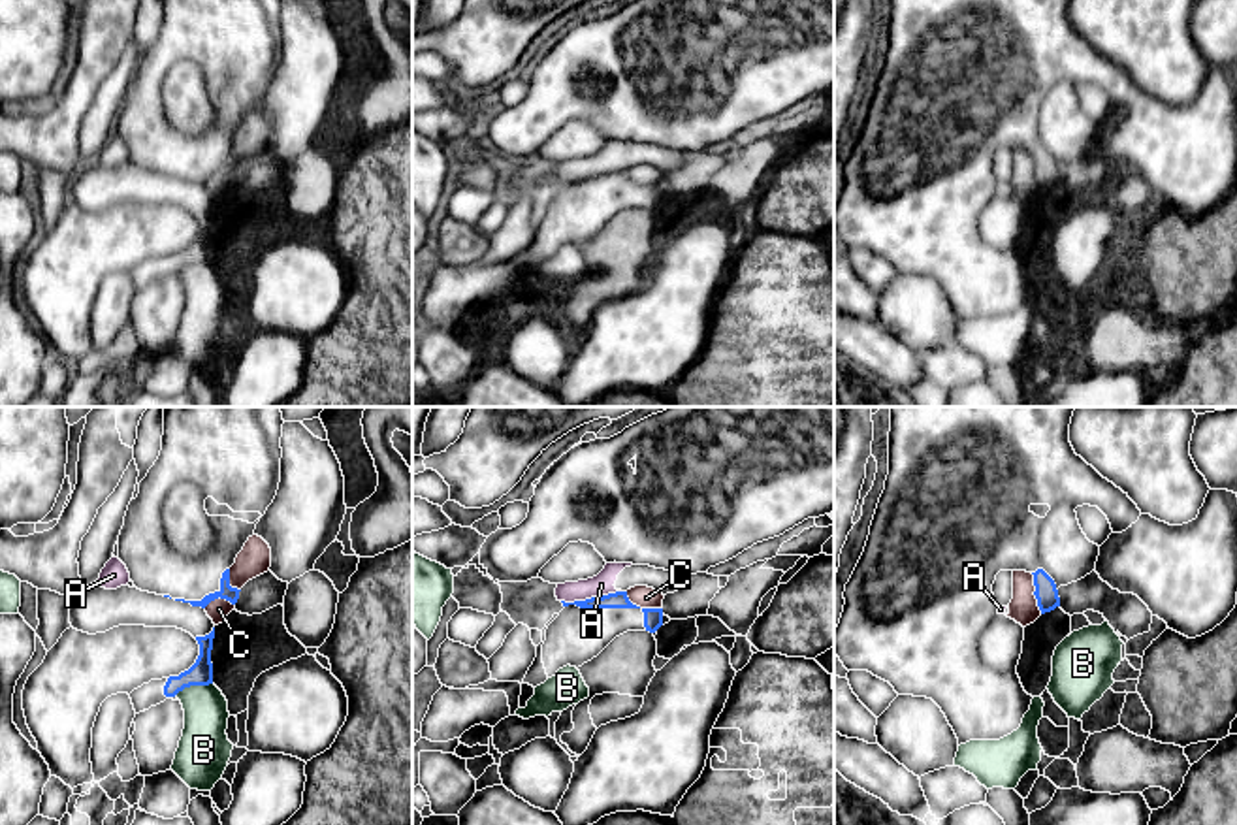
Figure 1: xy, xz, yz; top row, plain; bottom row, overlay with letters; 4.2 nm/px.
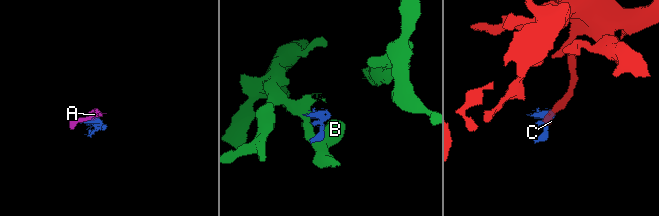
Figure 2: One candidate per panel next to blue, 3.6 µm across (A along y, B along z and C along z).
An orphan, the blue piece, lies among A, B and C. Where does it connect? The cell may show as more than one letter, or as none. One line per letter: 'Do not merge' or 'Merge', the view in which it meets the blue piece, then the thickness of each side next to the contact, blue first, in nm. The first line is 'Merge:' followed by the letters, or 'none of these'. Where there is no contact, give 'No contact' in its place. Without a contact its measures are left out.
Merge: none of these
A: Do not merge. Touches blue in xz. Thickness 70 nm (blue) against 90 nm
B: Do not merge. Touches blue in xy. Thickness 100 nm (blue) against 200 nm
C: Do not merge. Touches blue in xz. Thickness 70 nm (blue) against 100 nm

